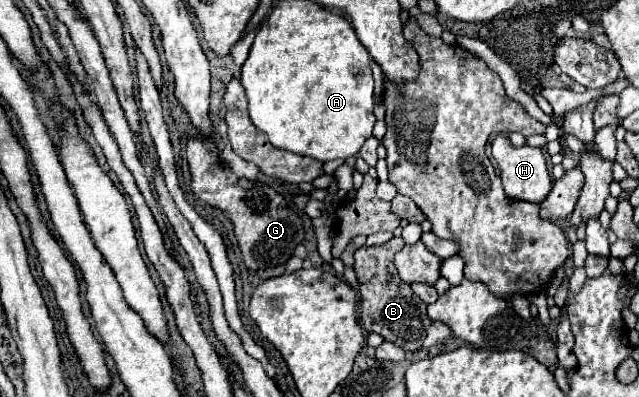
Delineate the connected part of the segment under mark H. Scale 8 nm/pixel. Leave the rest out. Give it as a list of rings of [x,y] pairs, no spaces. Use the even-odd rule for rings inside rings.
[[[497,135],[493,145],[491,145],[491,153],[493,153],[493,159],[497,161],[497,165],[501,169],[505,195],[509,195],[511,199],[529,201],[529,203],[537,203],[537,205],[543,203],[543,199],[551,191],[551,175],[547,171],[547,163],[545,163],[545,157],[543,157],[541,149],[529,147],[529,145],[523,145],[519,149],[515,149],[505,139],[505,135]]]

